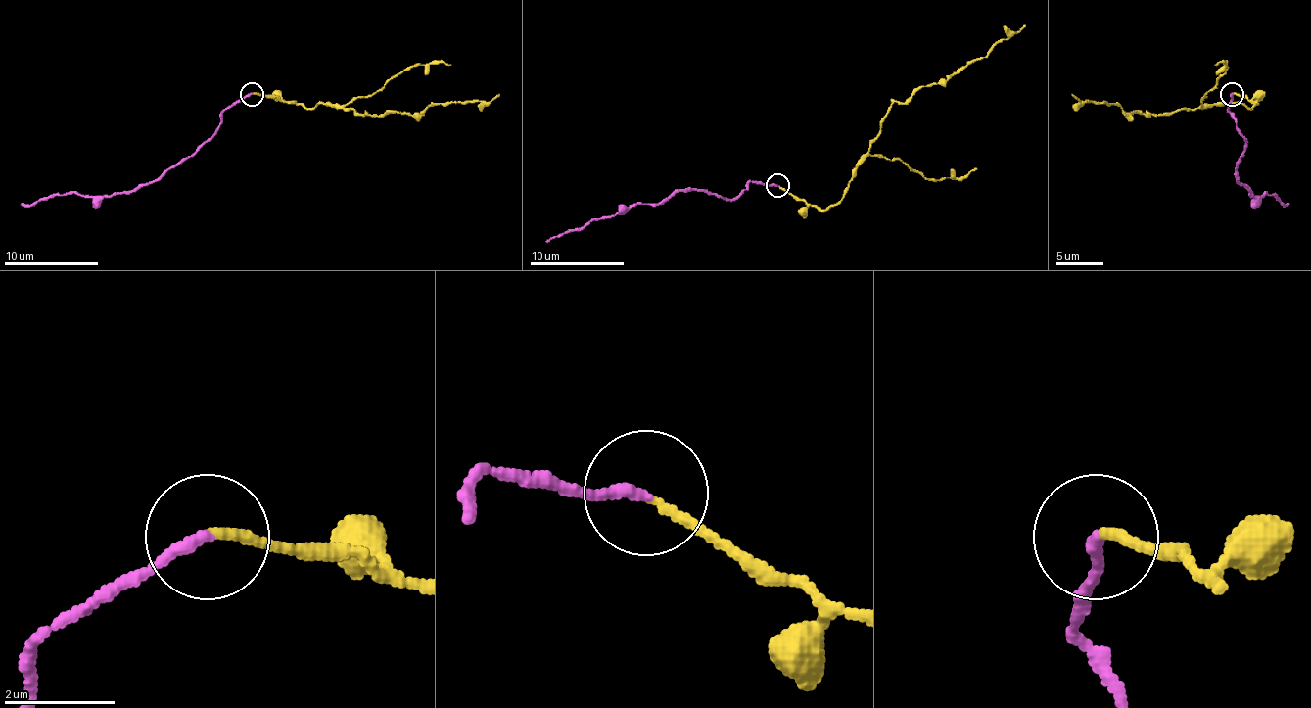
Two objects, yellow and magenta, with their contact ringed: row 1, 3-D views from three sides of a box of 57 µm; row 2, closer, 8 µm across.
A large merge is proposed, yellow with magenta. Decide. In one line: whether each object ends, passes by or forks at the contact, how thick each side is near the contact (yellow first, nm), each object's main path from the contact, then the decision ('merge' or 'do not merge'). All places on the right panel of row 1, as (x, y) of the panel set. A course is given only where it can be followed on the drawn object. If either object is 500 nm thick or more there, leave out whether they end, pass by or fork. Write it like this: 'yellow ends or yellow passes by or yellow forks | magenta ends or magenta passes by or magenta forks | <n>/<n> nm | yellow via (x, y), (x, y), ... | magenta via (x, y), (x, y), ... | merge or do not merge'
yellow ends | magenta ends | 170/220 nm | yellow via (1232, 93), (1255, 103), (1250, 108), (1218, 103), (1131, 115), (1119, 105), (1082, 103), (1072, 93) | magenta via (1232, 93), (1227, 110), (1246, 140), (1246, 150), (1237, 164), (1237, 180), (1250, 194), (1274, 194), (1288, 206) | do not merge

